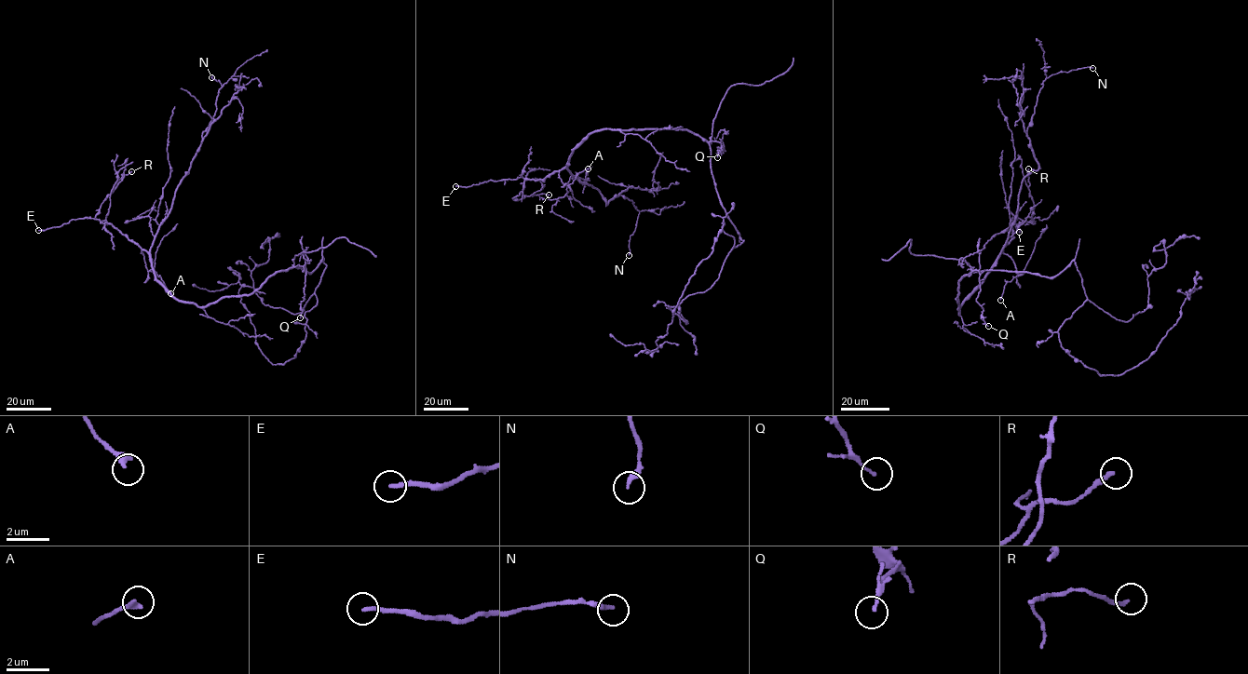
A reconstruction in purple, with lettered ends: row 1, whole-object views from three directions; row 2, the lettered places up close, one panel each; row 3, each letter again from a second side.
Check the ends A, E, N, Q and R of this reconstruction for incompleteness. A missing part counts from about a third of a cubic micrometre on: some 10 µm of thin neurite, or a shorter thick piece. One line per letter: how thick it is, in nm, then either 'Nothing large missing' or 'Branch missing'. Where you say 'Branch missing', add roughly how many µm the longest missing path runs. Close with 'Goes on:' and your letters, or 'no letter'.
A: Thickness 300 nm. Branch missing. Missing length about 25 µm
E: Thickness 190 nm. Branch missing. Missing length about 35 µm
N: Thickness 240 nm. Nothing large missing
Q: Thickness 150 nm. Nothing large missing
R: Thickness 200 nm. Nothing large missing
Goes on: A, E

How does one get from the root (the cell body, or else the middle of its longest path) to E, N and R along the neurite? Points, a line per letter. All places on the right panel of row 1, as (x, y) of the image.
E: (974, 272), (959, 282), (959, 314), (960, 305), (981, 284), (1011, 239), (1012, 219), (1019, 232)
N: (974, 272), (959, 282), (959, 314), (1005, 243), (1022, 181), (1038, 168), (1026, 128), (1042, 82), (1092, 68)
R: (974, 272), (959, 282), (959, 314), (1011, 239), (1012, 224), (1032, 219), (1028, 168)

